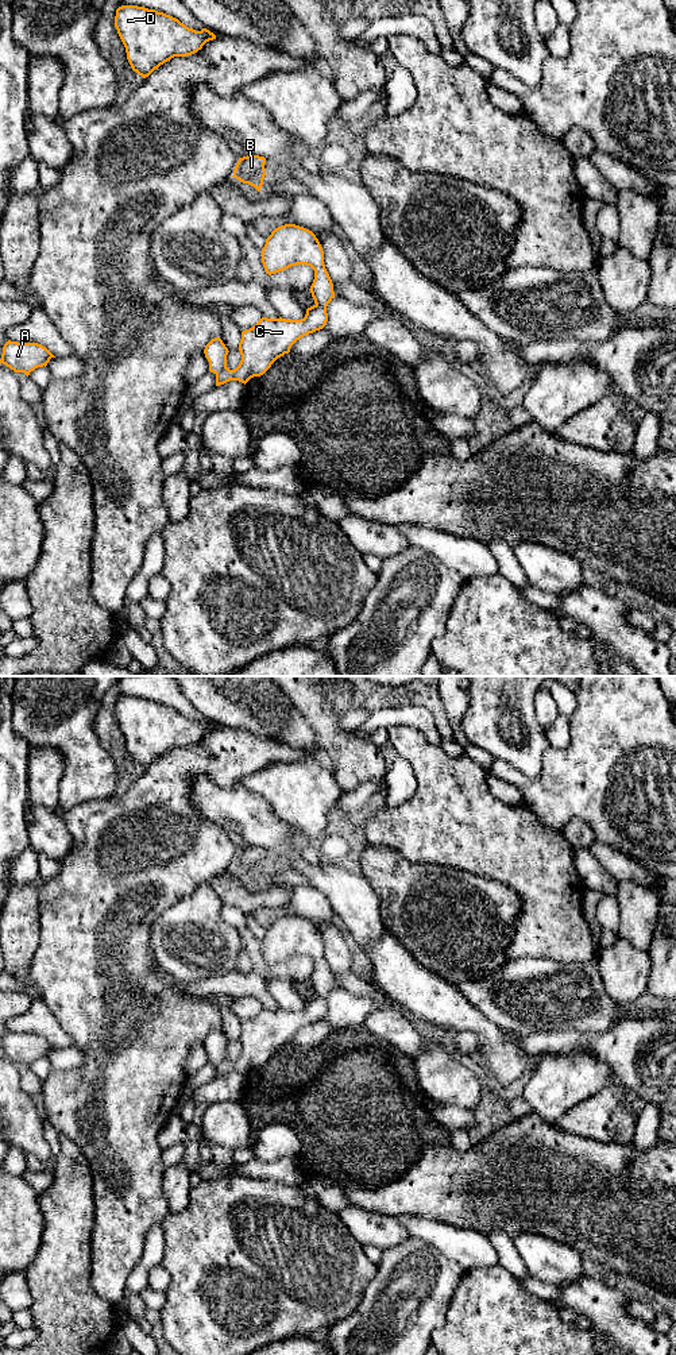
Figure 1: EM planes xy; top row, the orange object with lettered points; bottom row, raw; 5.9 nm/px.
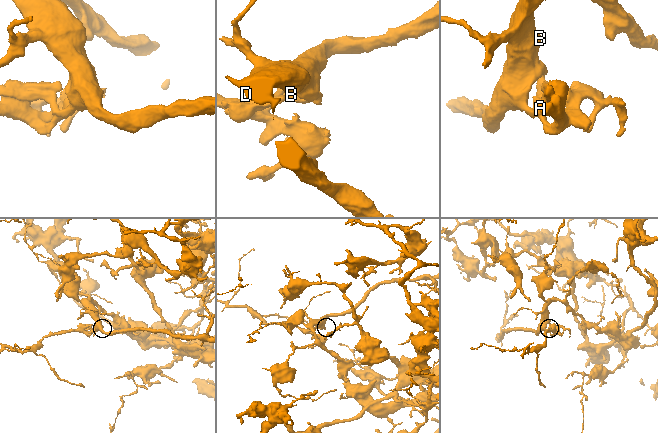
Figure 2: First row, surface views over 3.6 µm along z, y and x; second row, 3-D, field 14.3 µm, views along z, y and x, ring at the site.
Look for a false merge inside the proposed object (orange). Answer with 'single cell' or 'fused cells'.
fused cells

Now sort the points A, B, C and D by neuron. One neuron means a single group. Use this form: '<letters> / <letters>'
A C / B D

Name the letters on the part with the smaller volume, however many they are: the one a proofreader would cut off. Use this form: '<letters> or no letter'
A, C

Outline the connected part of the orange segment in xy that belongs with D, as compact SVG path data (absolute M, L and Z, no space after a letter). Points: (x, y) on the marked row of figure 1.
M138 5L119 7L115 27L132 70L143 78L171 58L192 55L216 39L206 28L196 31L170 15Z

